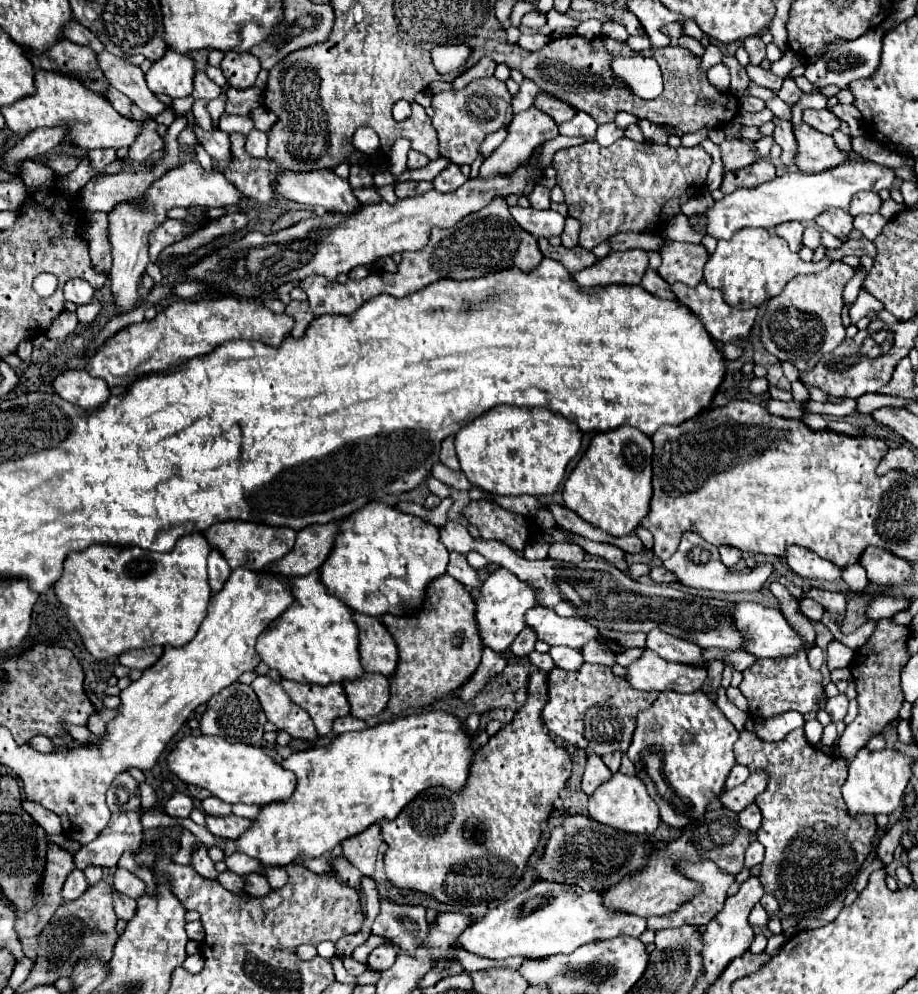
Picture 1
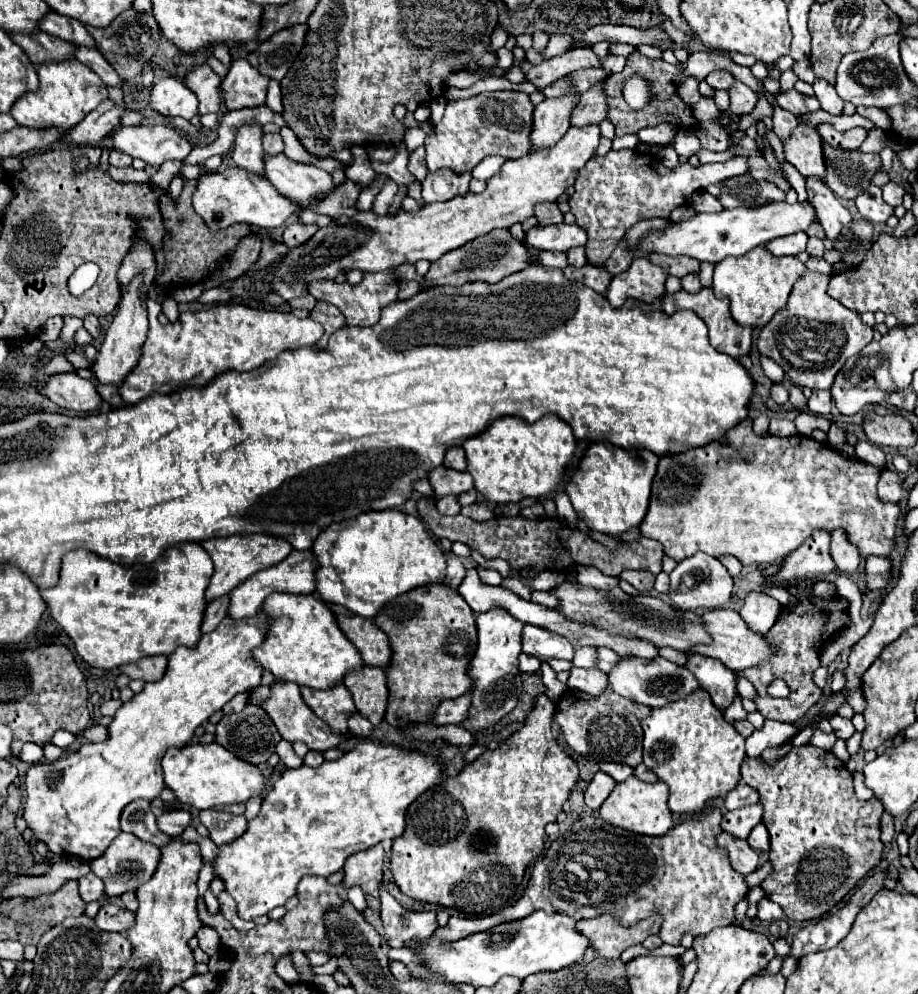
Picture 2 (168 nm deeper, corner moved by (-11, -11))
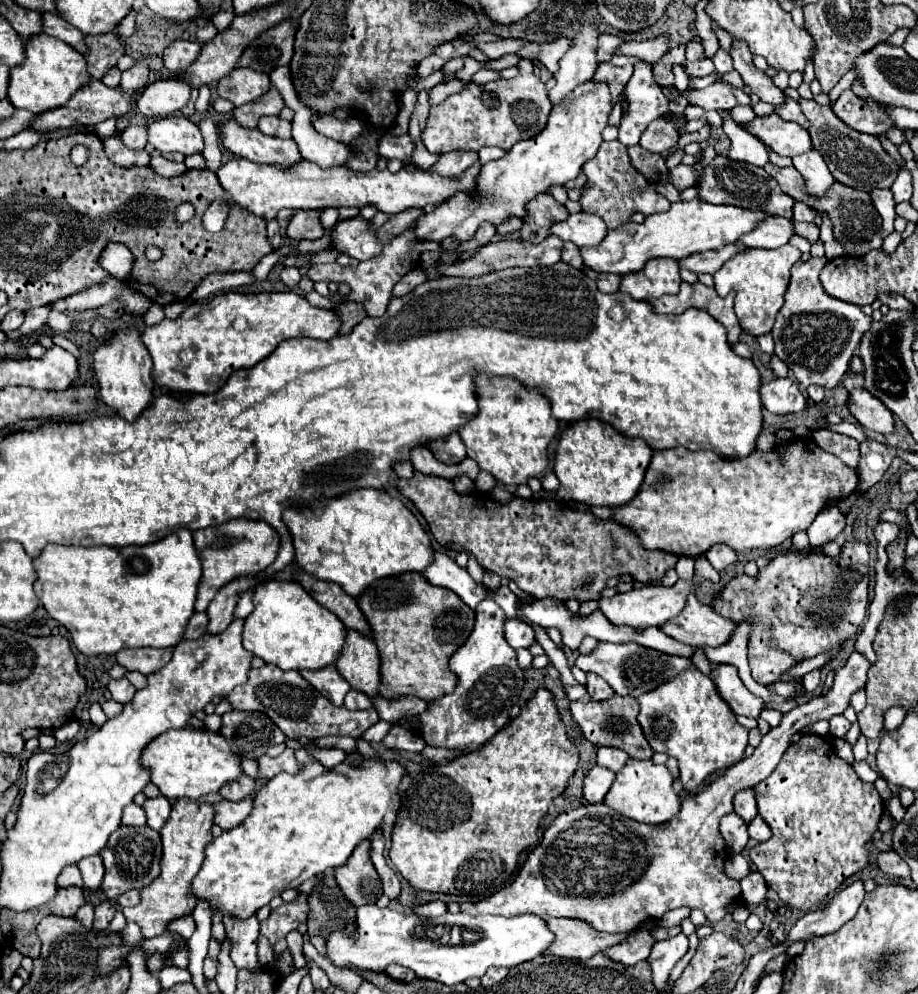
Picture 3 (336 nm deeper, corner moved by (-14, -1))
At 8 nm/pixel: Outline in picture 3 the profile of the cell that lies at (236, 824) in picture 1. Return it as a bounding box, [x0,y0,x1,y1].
[215,796,253,830]

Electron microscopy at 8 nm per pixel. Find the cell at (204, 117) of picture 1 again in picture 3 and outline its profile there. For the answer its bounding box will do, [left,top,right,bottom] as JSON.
[195,86,211,114]

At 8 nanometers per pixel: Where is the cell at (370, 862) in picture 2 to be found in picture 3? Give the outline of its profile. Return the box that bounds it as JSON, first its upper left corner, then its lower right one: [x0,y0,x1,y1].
[335,840,383,908]

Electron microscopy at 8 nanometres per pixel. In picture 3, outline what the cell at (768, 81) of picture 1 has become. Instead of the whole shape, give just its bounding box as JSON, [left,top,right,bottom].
[799,98,901,192]

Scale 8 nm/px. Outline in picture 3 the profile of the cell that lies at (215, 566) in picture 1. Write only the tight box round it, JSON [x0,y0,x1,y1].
[185,612,207,640]

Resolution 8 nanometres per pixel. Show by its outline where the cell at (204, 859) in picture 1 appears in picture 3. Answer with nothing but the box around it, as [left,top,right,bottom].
[223,916,259,970]

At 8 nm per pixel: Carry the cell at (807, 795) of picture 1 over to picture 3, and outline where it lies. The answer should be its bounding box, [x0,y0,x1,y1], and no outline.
[749,734,883,910]

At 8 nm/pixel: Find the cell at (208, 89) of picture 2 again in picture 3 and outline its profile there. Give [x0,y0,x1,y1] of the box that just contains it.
[163,40,201,72]

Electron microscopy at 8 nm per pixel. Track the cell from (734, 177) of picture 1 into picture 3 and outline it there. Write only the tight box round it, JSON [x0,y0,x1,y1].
[695,156,793,220]

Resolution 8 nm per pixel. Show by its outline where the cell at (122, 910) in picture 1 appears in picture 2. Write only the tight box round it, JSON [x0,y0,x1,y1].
[96,902,136,932]

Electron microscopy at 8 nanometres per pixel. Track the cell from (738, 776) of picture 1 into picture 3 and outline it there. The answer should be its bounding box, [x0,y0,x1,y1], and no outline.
[735,790,757,824]

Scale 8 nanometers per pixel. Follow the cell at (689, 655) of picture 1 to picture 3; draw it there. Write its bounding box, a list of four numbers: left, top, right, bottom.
[711,664,765,718]

